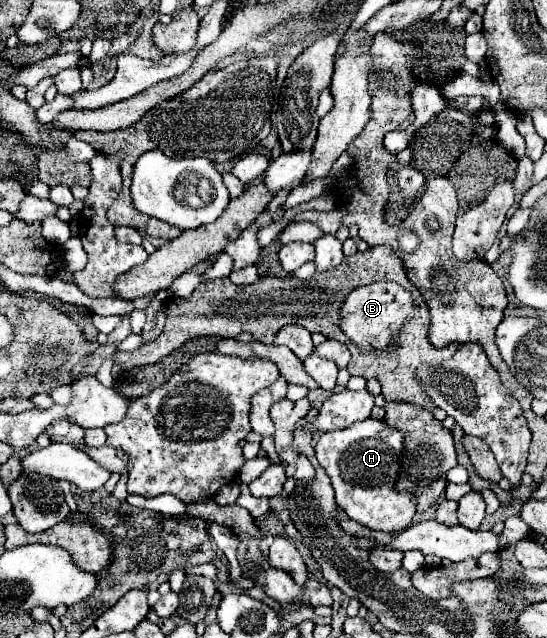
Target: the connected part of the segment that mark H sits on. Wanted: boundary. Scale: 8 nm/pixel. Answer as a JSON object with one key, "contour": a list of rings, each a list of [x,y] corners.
{"contour":[[[368,418],[356,422],[344,430],[326,432],[316,444],[316,458],[320,466],[332,480],[336,494],[336,504],[348,514],[348,518],[360,522],[370,530],[380,532],[402,532],[410,526],[416,502],[412,494],[398,494],[394,482],[398,476],[398,458],[402,454],[404,434],[396,428],[390,428],[384,420]]]}

